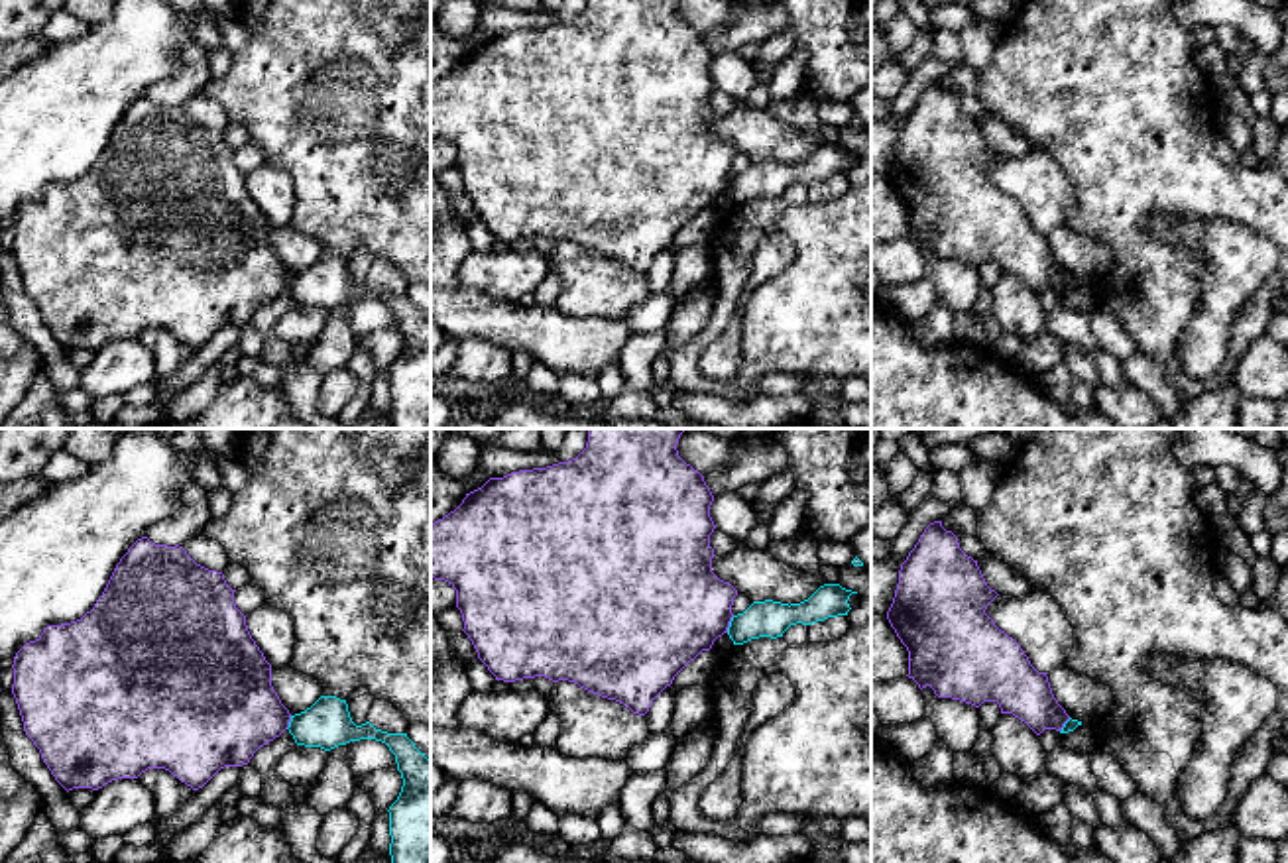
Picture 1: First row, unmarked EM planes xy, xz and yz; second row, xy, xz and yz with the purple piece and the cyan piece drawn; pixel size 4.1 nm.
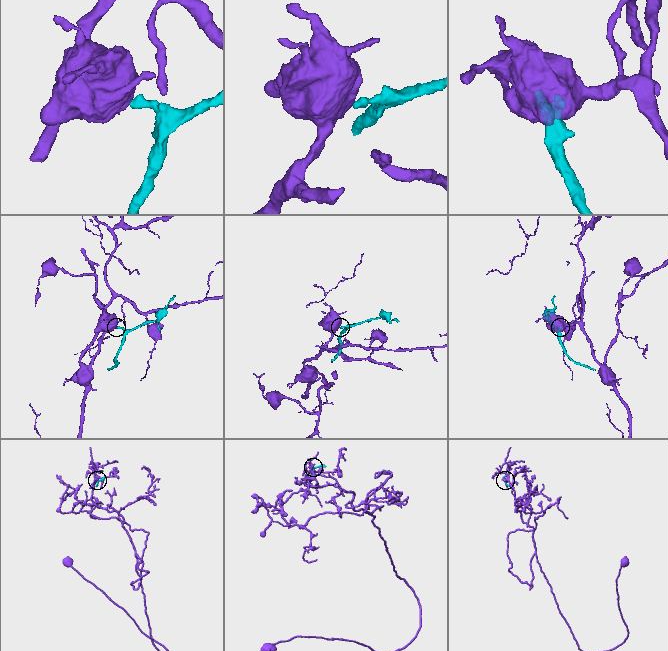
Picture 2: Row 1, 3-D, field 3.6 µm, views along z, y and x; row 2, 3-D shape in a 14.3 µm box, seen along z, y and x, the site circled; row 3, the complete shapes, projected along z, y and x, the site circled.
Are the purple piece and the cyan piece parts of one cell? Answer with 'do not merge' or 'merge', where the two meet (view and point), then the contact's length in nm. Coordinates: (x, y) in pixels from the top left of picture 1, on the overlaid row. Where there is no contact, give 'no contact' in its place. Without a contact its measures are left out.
do not merge; contact xz (728, 624); length 80 nm

